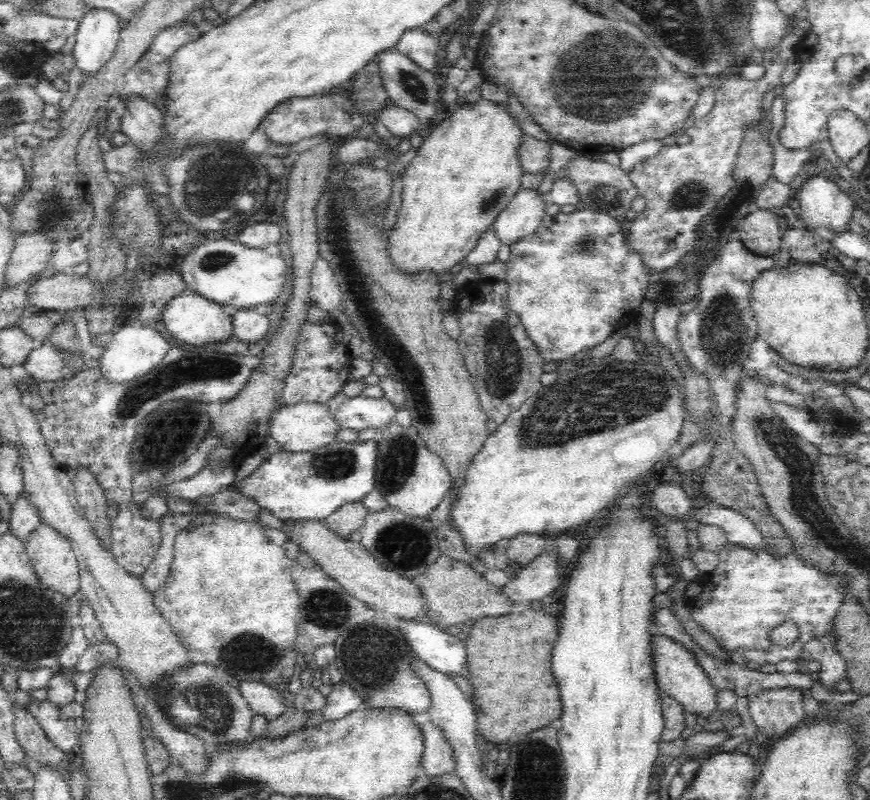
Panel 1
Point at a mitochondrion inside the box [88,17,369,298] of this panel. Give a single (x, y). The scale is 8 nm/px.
(206, 184)

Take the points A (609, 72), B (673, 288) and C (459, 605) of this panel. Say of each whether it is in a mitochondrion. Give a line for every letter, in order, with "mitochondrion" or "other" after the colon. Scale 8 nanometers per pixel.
A: mitochondrion
B: mitochondrion
C: other

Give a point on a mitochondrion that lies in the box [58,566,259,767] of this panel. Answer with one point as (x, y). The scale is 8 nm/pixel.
(214, 713)

